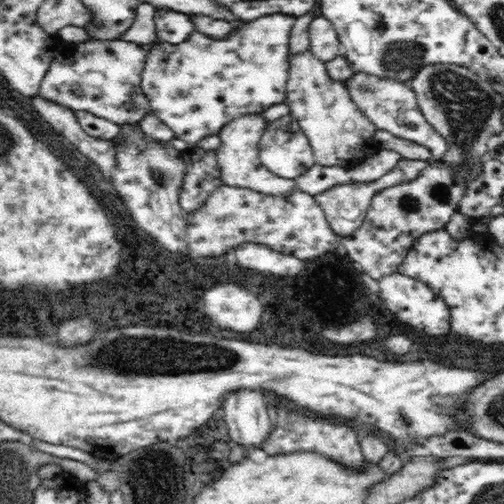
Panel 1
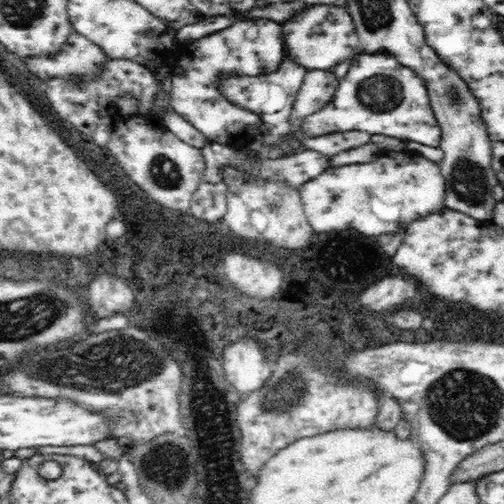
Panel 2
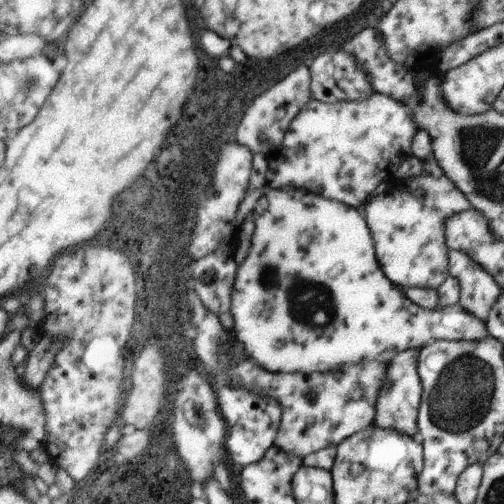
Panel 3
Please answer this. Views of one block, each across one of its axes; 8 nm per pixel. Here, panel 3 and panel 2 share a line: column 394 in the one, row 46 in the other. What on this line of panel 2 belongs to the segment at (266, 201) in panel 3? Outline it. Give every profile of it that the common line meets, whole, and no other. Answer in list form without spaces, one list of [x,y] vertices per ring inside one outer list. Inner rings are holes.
[[[314,4],[306,6],[304,10],[292,16],[292,22],[282,22],[284,42],[286,42],[286,56],[294,60],[300,68],[308,72],[330,72],[332,68],[340,66],[344,60],[354,58],[356,48],[360,46],[360,36],[354,24],[352,14],[346,8],[330,6],[330,4]]]

